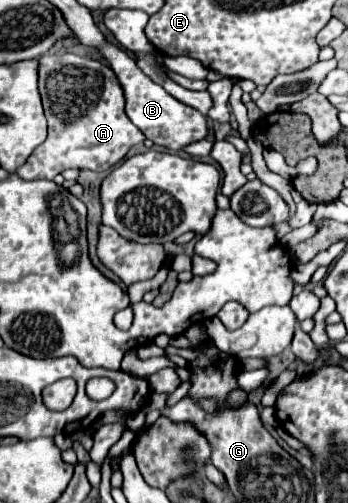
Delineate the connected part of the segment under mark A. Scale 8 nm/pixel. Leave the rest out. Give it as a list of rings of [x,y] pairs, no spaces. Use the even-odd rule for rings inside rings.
[[[73,53],[41,57],[39,93],[49,121],[49,135],[17,171],[23,179],[53,180],[63,169],[71,167],[107,171],[117,165],[133,145],[145,141],[145,135],[125,115],[125,97],[119,79],[109,65],[97,59]]]

